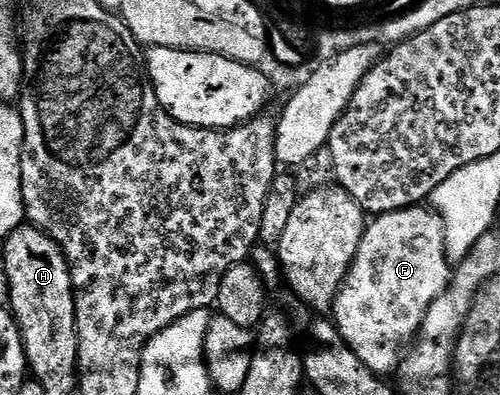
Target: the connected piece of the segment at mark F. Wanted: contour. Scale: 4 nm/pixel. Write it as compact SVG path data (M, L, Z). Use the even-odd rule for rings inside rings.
M425 208L396 210L374 217L366 225L365 238L331 311L341 337L378 376L389 376L398 369L401 346L408 347L416 339L429 306L449 288L451 263L445 254L444 223L432 209L421 209Z

